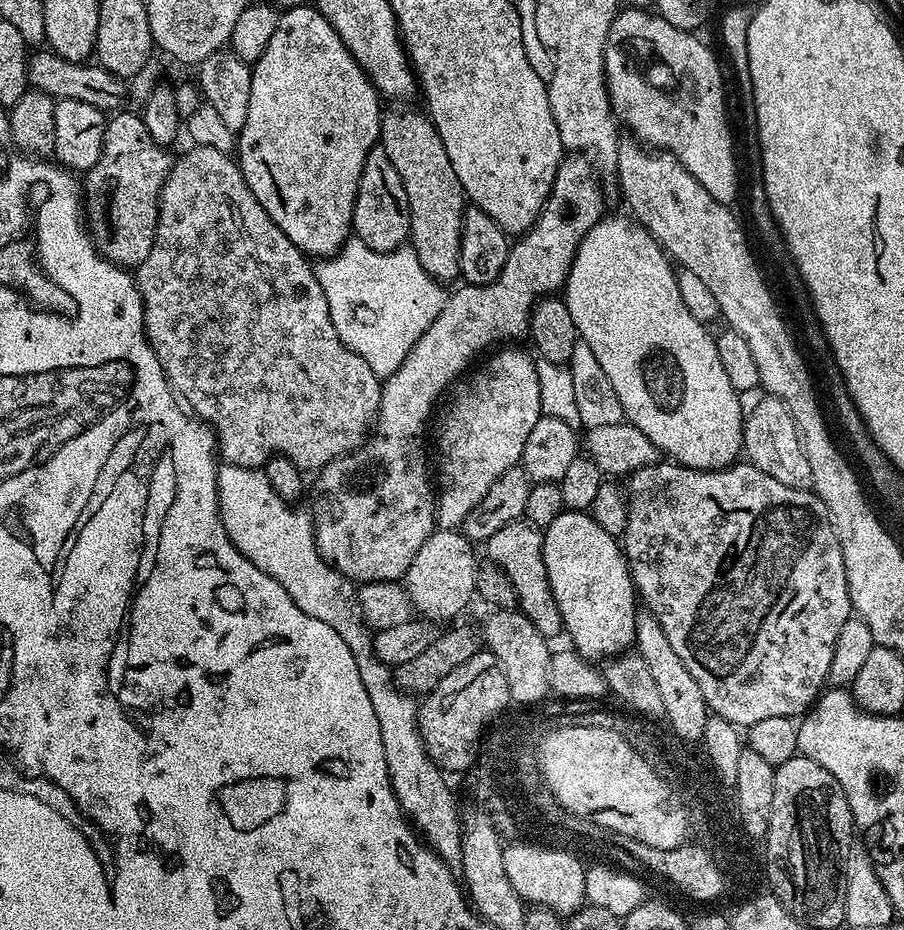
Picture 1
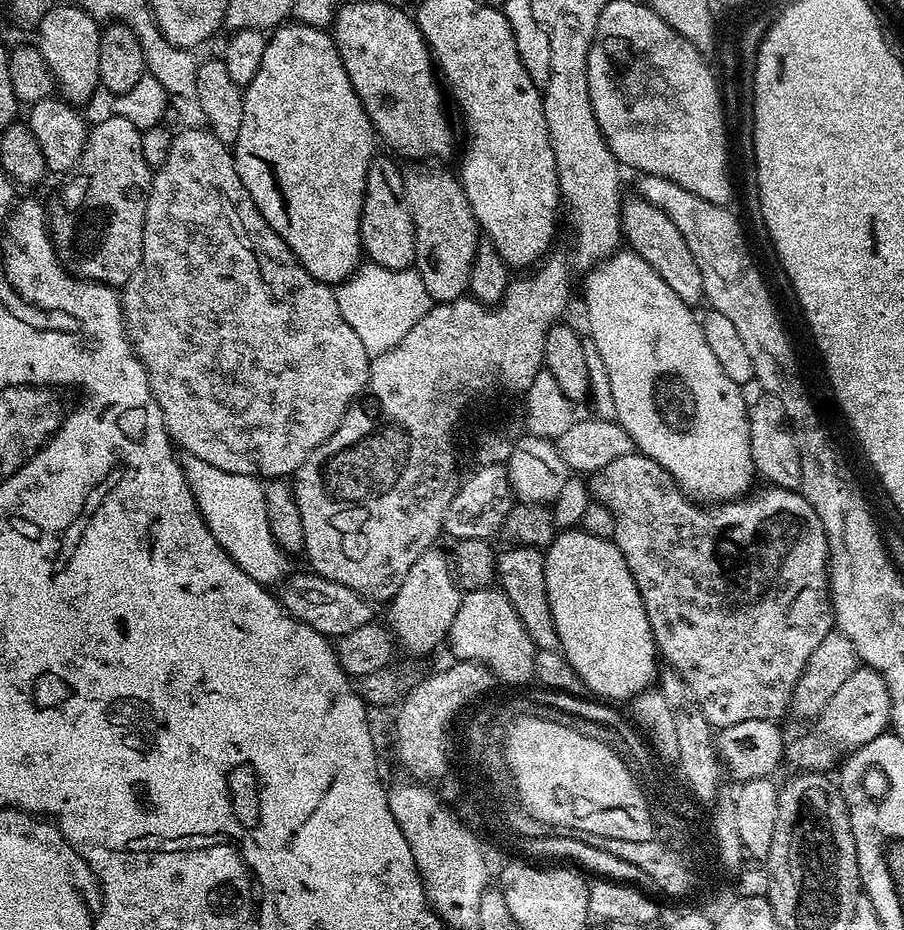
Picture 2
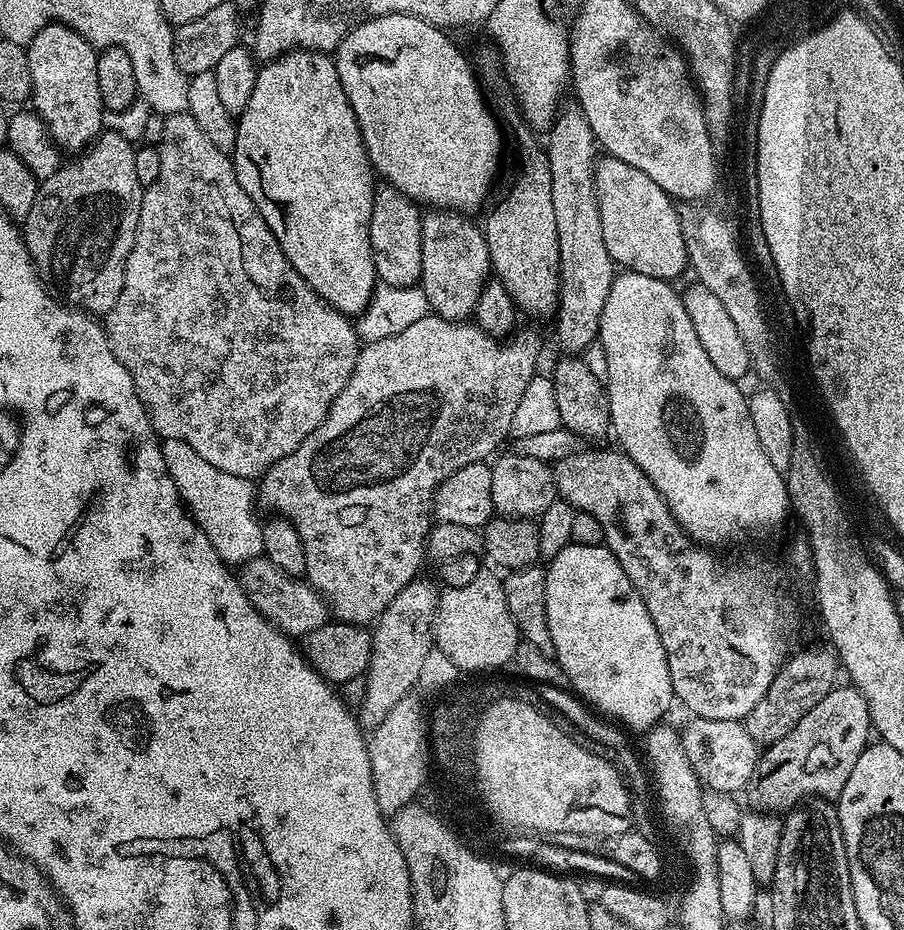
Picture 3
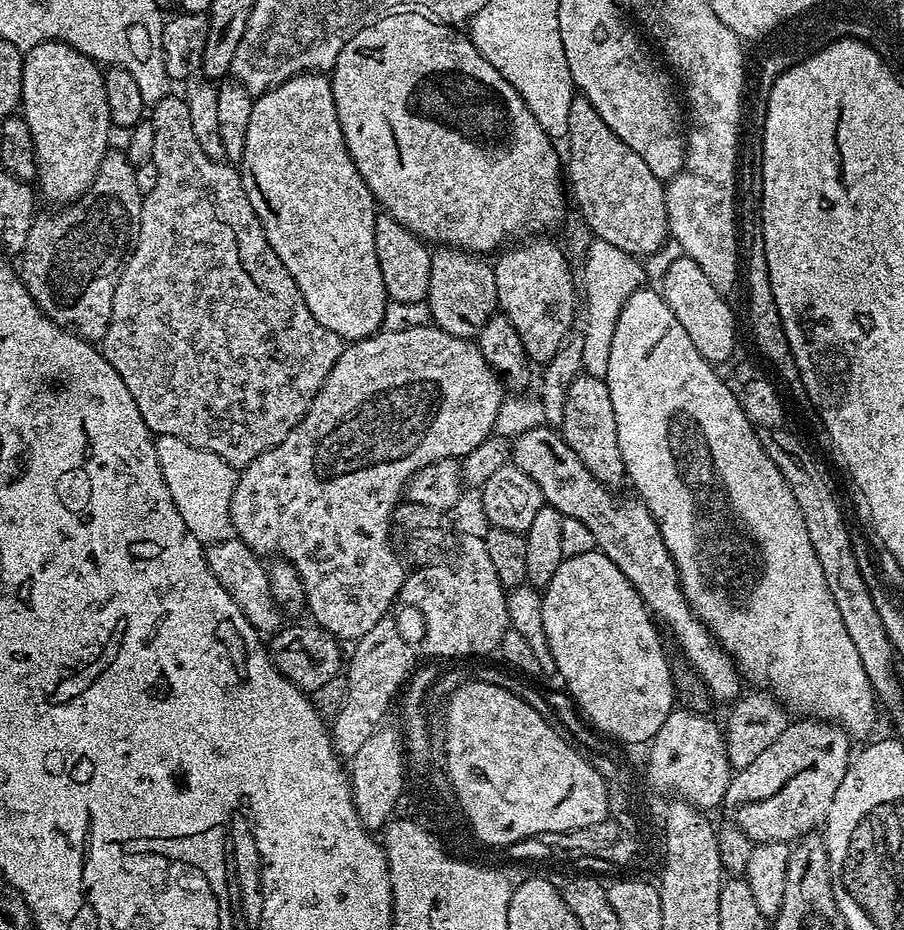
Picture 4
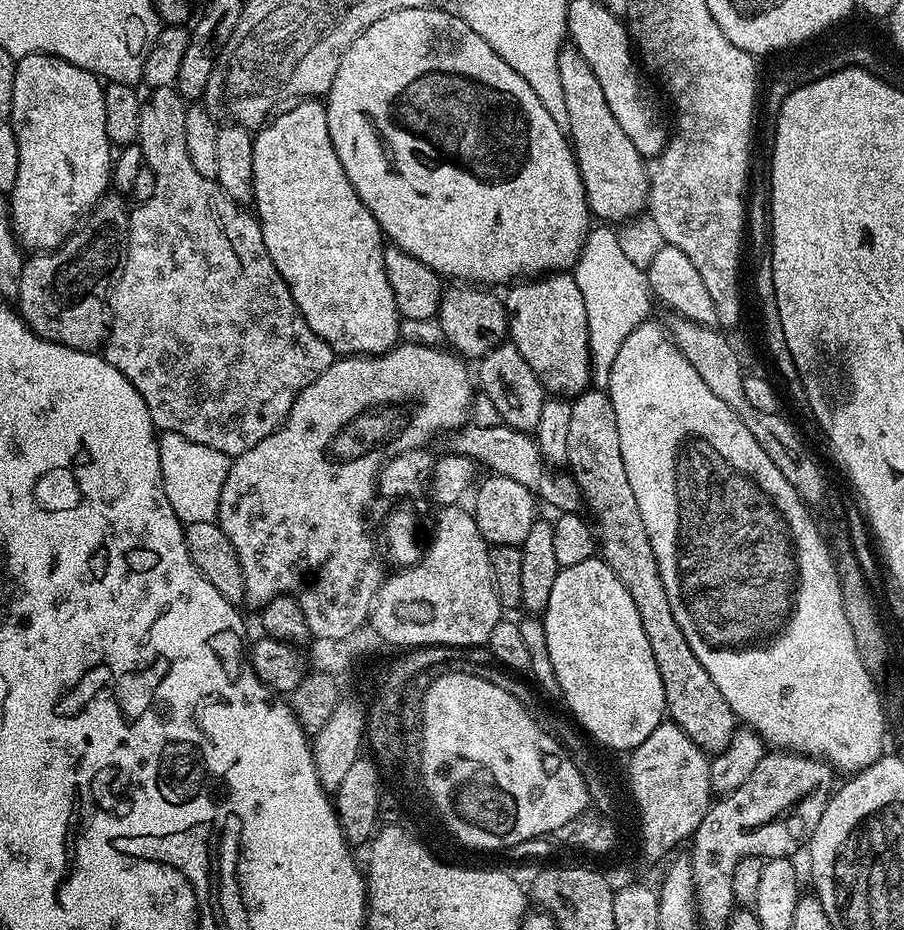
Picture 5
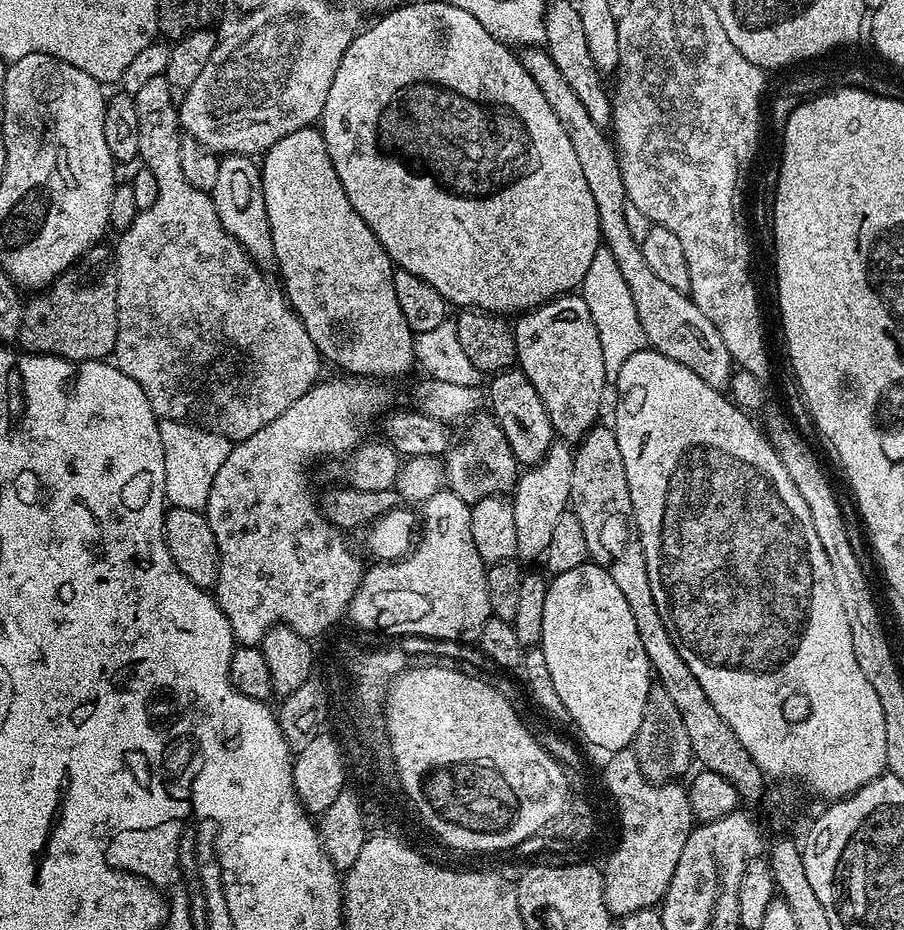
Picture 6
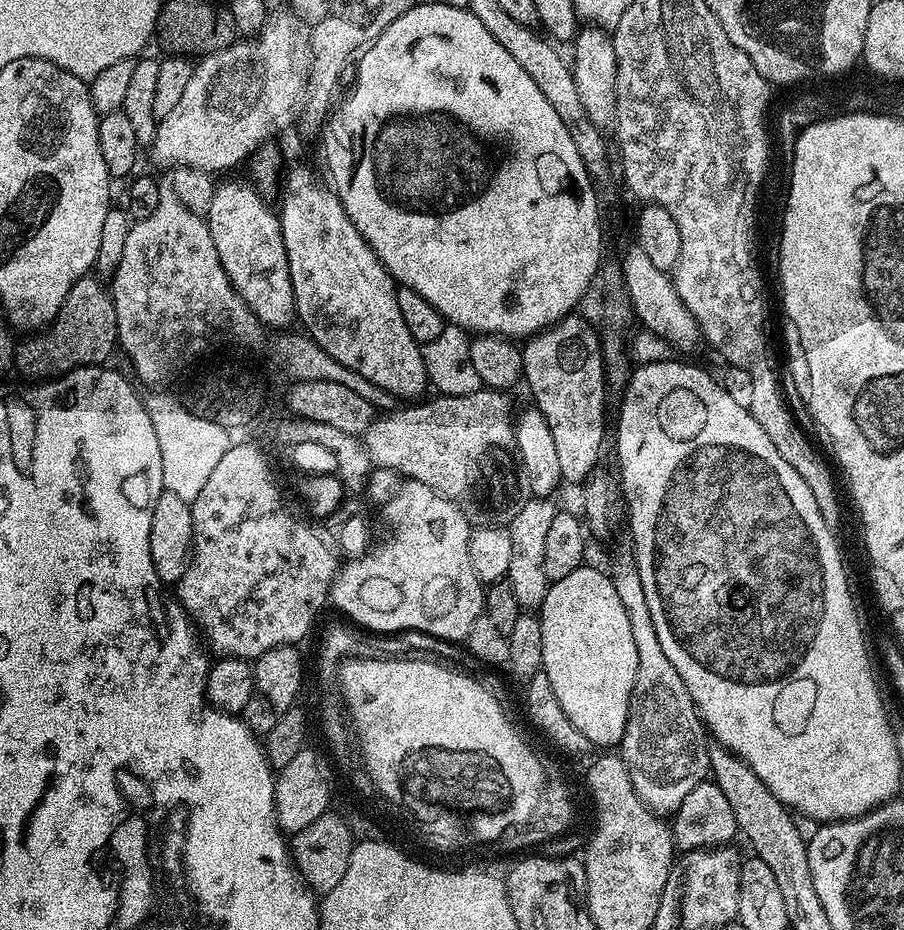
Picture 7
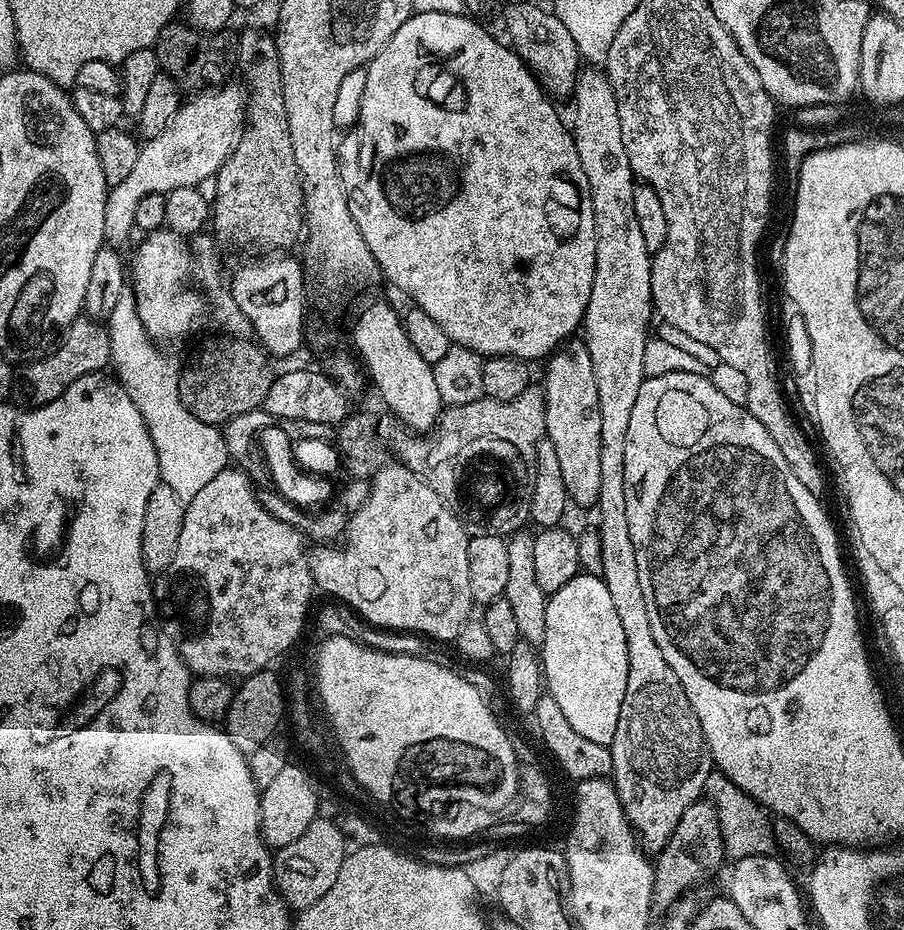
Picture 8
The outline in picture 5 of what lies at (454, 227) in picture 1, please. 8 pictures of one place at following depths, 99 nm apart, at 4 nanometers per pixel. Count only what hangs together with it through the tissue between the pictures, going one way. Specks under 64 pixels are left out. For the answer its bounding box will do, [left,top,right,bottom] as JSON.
[438,282,509,361]

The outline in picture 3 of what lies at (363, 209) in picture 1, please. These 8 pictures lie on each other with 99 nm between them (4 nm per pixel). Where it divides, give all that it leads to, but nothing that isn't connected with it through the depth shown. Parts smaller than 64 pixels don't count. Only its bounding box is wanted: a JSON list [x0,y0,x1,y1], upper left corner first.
[368,183,422,288]

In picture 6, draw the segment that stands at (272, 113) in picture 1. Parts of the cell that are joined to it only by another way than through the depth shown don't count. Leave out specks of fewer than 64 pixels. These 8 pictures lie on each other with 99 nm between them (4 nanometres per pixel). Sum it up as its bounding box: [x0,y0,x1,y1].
[260,126,414,378]

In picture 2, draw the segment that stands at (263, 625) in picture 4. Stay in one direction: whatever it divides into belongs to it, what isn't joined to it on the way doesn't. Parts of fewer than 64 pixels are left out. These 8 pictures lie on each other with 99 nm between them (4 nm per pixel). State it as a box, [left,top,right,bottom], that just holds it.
[278,570,373,638]

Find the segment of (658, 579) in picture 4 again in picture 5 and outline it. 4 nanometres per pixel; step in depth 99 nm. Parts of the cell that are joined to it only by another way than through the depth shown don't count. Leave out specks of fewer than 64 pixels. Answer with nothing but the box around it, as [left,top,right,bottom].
[446,422,582,513]

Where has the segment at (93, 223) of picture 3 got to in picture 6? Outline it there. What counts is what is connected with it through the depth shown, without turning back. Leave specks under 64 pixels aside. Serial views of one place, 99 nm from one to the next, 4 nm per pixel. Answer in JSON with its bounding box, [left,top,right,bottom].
[18,251,118,361]

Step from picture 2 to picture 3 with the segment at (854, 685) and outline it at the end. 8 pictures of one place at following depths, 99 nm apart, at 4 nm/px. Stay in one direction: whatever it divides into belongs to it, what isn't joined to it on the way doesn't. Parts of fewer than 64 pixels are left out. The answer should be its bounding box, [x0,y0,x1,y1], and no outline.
[750,686,873,814]

